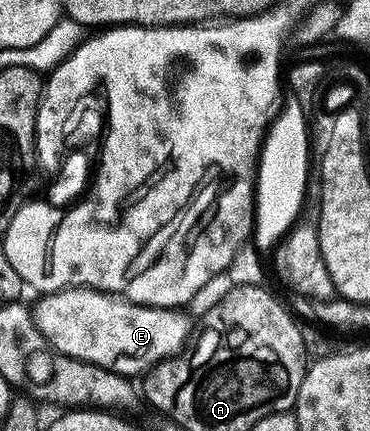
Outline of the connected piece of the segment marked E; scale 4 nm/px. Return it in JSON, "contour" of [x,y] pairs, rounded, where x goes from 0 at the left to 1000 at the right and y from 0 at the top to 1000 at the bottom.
{"contour":[[[219,666],[154,671],[149,680],[119,680],[100,694],[105,698],[86,708],[92,756],[108,768],[108,777],[119,777],[149,819],[170,819],[195,833],[314,861],[354,879],[392,868],[422,840],[470,828],[505,807],[519,782],[519,754],[514,763],[511,740],[489,729],[495,724],[484,715],[427,717],[419,708],[370,708],[365,698],[343,698],[335,689]]]}

